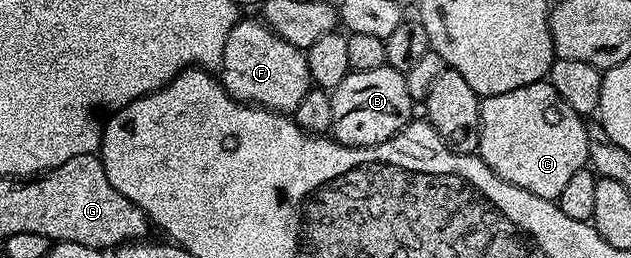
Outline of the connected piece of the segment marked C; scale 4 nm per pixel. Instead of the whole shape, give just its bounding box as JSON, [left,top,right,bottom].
[477,80,587,201]

